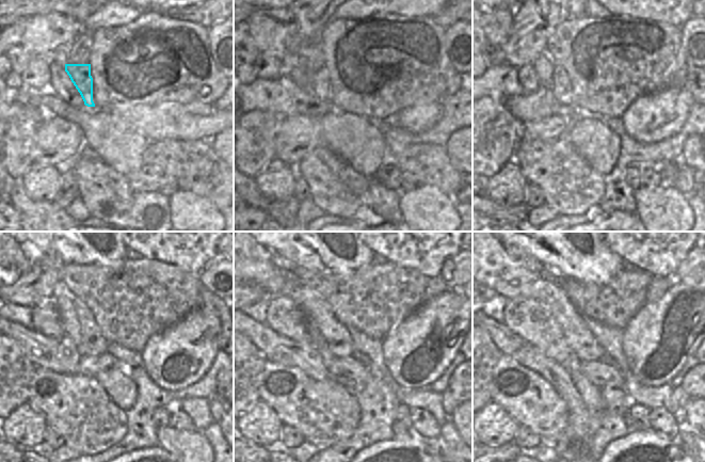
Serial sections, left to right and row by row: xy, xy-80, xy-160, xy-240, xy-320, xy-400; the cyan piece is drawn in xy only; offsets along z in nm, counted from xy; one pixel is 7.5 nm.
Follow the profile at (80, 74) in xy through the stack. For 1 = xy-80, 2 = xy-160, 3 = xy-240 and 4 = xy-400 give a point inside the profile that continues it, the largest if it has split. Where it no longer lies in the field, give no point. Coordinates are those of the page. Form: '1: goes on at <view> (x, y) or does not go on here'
1: goes on at xy-80 (320, 81)
2: goes on at xy-160 (561, 88)
3: goes on at xy-240 (97, 344)
4: goes on at xy-400 (578, 336)

